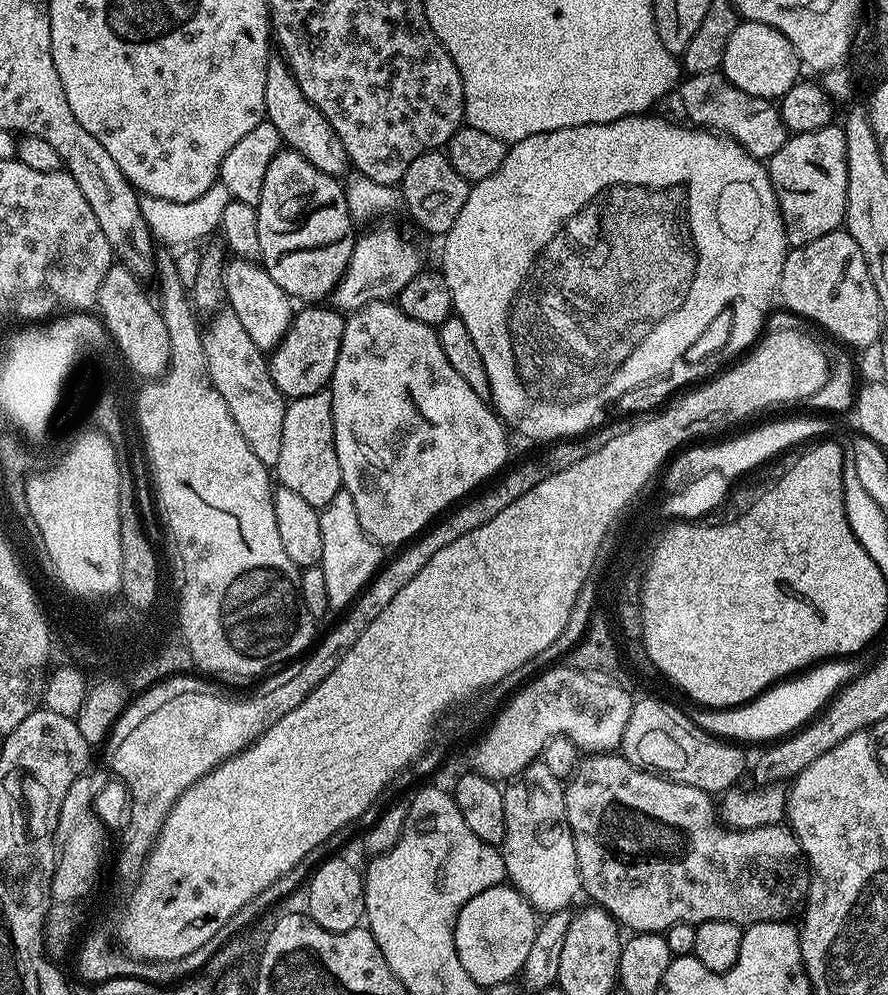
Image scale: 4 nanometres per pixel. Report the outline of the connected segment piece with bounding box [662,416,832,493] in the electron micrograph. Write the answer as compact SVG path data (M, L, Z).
M822 416L814 417L818 418L776 420L720 444L712 444L710 446L691 445L680 453L677 453L665 467L662 474L662 477L664 476L665 491L667 493L676 492L690 484L697 475L710 471L720 472L724 476L735 478L735 476L740 476L754 469L756 466L758 468L765 465L768 461L790 449L819 438L827 437L824 435L831 430L831 422L822 419L825 418Z

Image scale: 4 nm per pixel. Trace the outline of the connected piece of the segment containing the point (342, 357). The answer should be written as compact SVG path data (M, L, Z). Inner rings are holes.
M375 300L373 304L362 306L345 319L342 346L338 350L338 362L334 366L330 391L334 446L338 454L340 483L343 491L348 492L350 498L354 498L354 510L358 510L358 522L362 522L362 530L366 530L368 537L381 546L400 543L403 545L419 537L437 517L447 513L453 505L463 501L469 494L475 493L481 487L479 484L483 480L491 481L509 463L507 462L509 433L506 431L504 421L496 415L489 401L483 396L474 394L474 390L470 390L470 386L466 383L466 378L462 378L462 374L458 374L458 370L450 366L450 361L446 359L446 354L443 353L442 346L438 342L436 328L431 324L417 322L414 318L410 318L410 314L402 314L399 303Z

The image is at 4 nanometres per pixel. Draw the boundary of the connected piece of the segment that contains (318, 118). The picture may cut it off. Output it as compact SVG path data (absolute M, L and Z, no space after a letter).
M276 54L269 55L266 66L264 115L274 126L274 130L278 130L281 141L291 151L302 154L302 158L306 158L310 166L322 170L322 174L340 178L349 171L350 161L346 146L342 146L342 138L334 134L334 126L326 122L322 110L318 110L318 106L314 106L314 102L310 102L310 98L302 94L302 86L298 86L288 64Z

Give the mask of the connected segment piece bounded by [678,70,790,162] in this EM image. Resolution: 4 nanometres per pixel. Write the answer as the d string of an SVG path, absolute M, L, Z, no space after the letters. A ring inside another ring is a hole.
M723 71L694 74L681 79L679 92L680 104L695 127L723 133L742 145L758 161L767 162L788 141L790 133L780 117L779 107L771 100L763 100L754 94L746 94L746 90L738 90L738 86L725 78Z

